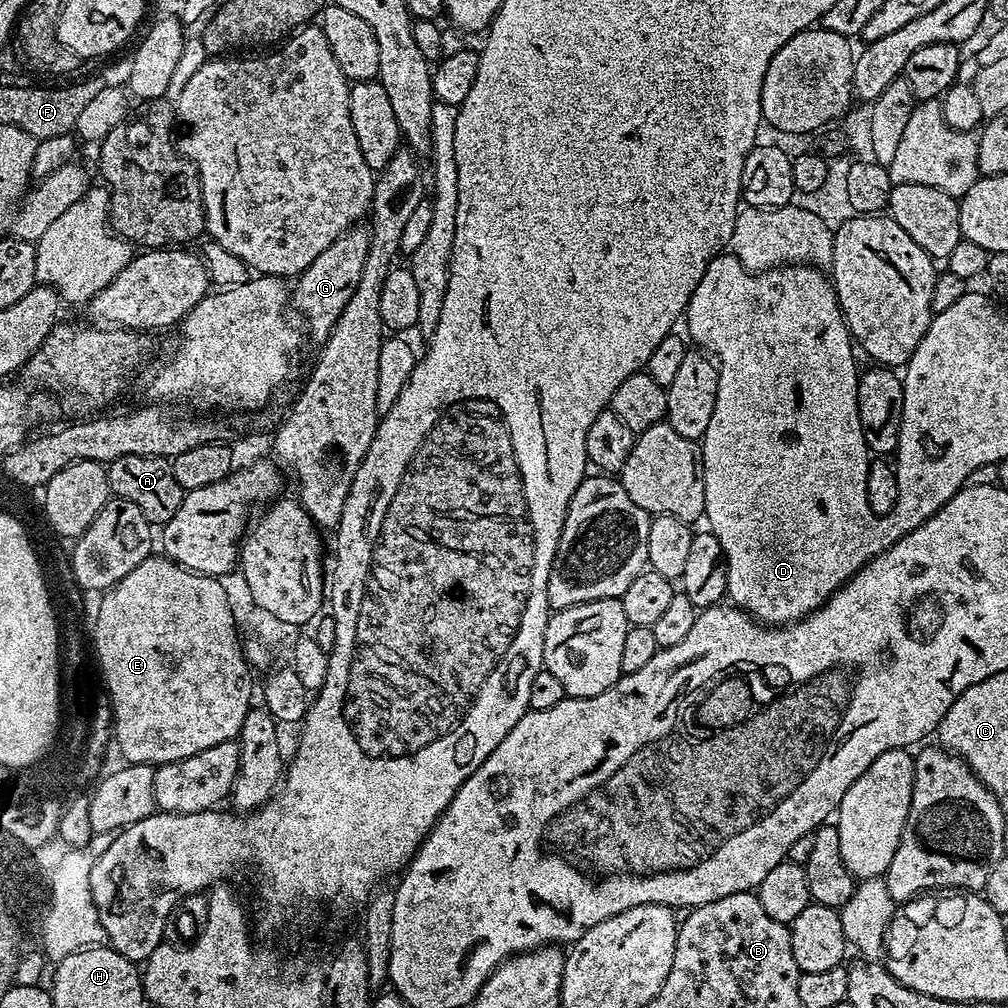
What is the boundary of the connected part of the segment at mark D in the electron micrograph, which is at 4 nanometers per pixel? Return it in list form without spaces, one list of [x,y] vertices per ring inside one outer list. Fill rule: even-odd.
[[[721,254],[713,256],[706,274],[702,274],[702,282],[698,282],[698,290],[694,290],[688,303],[687,320],[687,335],[690,340],[692,335],[691,343],[714,358],[718,365],[718,394],[714,398],[714,414],[710,414],[710,426],[706,426],[706,434],[702,437],[704,516],[708,520],[707,527],[718,538],[724,551],[724,561],[728,567],[727,599],[741,612],[748,613],[753,620],[758,620],[765,626],[794,624],[820,608],[825,598],[831,596],[848,577],[880,555],[890,544],[890,536],[881,517],[872,513],[870,502],[866,498],[870,453],[862,422],[858,418],[860,377],[858,367],[856,368],[857,353],[854,351],[852,335],[848,332],[848,324],[844,321],[844,311],[840,308],[831,279],[815,266],[794,264],[771,268],[769,272],[754,273],[747,272],[736,256]]]

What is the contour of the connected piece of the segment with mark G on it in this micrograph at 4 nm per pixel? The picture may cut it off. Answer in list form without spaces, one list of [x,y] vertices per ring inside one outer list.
[[[360,226],[349,228],[333,244],[326,246],[326,250],[322,250],[322,254],[318,254],[318,258],[310,262],[305,272],[295,277],[294,287],[290,292],[291,307],[304,312],[308,332],[318,342],[326,341],[331,335],[338,316],[346,310],[346,302],[350,302],[350,294],[354,294],[358,286],[358,278],[362,278],[370,239],[369,233],[362,229]]]

